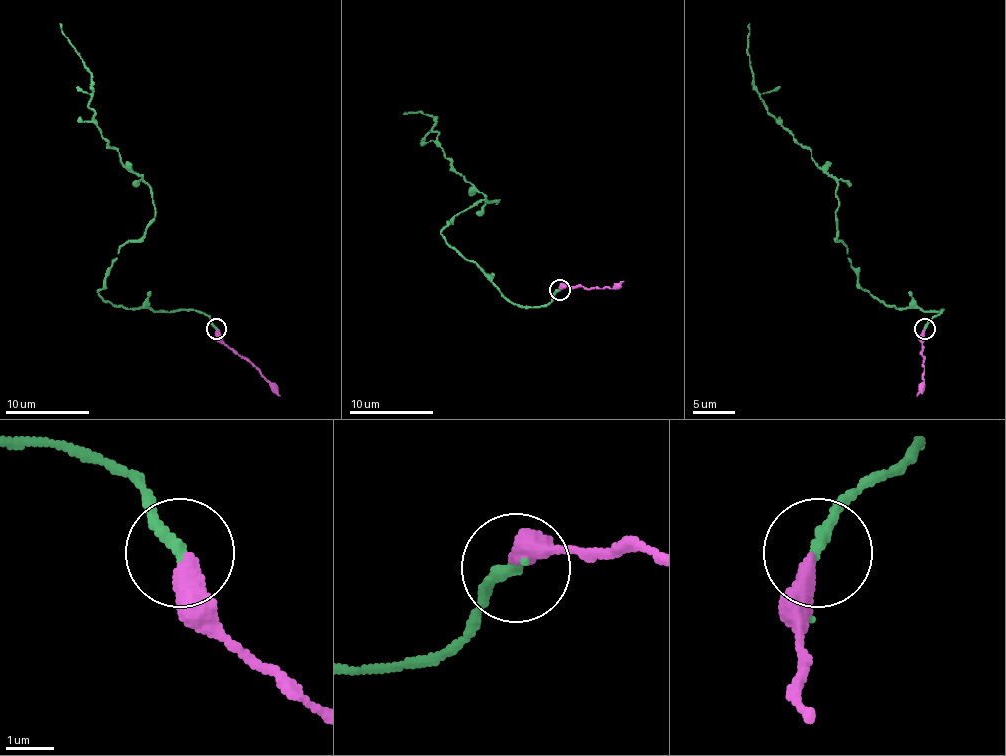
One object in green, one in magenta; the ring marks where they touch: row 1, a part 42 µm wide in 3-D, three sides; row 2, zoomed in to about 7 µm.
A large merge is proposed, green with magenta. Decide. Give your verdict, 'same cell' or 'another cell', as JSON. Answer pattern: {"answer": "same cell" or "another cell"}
{"answer": "same cell"}

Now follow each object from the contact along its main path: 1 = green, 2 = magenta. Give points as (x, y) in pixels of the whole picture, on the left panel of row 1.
1: (215, 329), (203, 312), (98, 294), (153, 195), (101, 135), (59, 24)
2: (218, 329), (224, 342), (245, 356), (280, 396)

